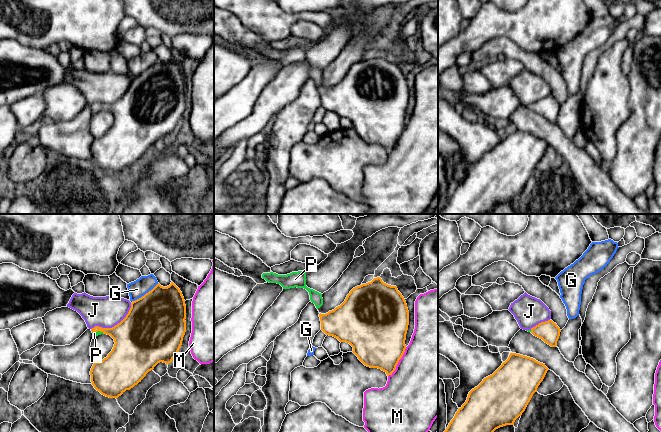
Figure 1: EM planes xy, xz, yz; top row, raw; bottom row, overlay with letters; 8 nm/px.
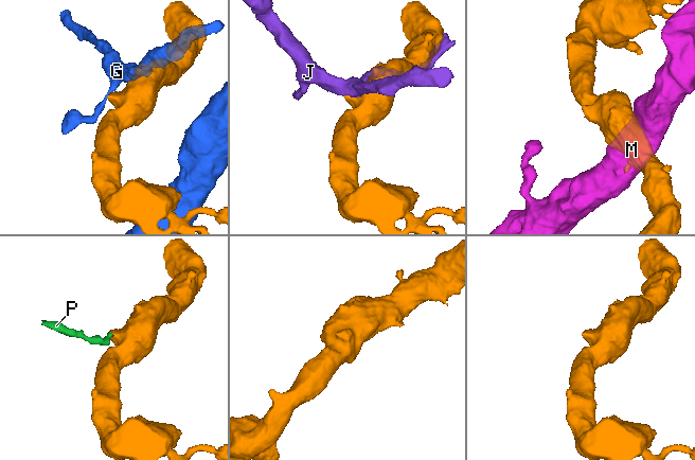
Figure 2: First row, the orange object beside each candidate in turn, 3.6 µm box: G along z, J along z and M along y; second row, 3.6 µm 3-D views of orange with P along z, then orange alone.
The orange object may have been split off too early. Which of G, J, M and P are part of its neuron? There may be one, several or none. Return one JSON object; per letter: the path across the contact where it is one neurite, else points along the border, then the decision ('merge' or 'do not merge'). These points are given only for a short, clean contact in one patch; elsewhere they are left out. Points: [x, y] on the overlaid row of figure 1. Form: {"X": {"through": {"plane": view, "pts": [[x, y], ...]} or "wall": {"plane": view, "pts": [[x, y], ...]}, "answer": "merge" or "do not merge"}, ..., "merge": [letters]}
{"G": {"answer": "do not merge"}, "J": {"answer": "do not merge"}, "M": {"answer": "do not merge"}, "P": {"through": {"plane": "xy", "pts": [[128, 335], [126, 333], [98, 330], [94, 333]]}, "answer": "merge"}, "merge": ["P"]}

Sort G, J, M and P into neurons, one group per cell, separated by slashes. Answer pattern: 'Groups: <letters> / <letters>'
Groups: G / J / M / P

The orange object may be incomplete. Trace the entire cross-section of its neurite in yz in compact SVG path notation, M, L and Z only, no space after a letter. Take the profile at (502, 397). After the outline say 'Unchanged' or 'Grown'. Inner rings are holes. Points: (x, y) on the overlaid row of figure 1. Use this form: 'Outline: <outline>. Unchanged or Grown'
Outline: M510 353L508 359L492 375L484 378L469 392L466 402L458 409L444 432L494 432L500 427L514 425L515 420L525 411L533 394L537 392L548 370L545 364L533 358Z. Unchanged

